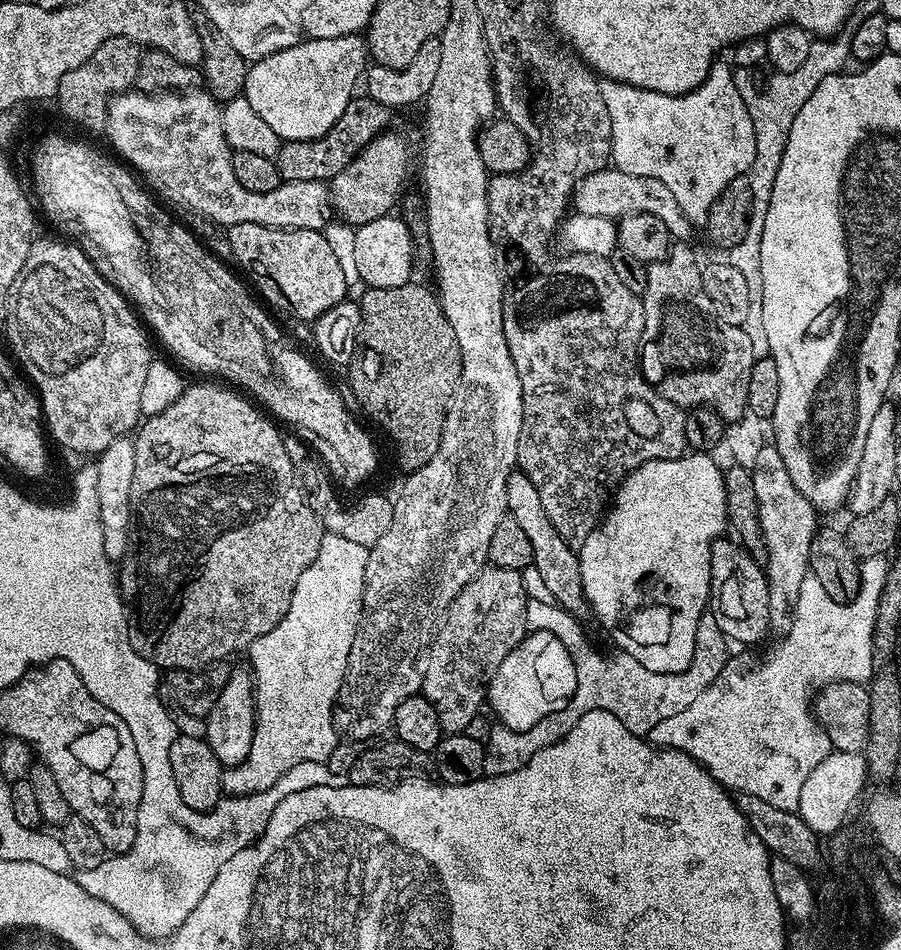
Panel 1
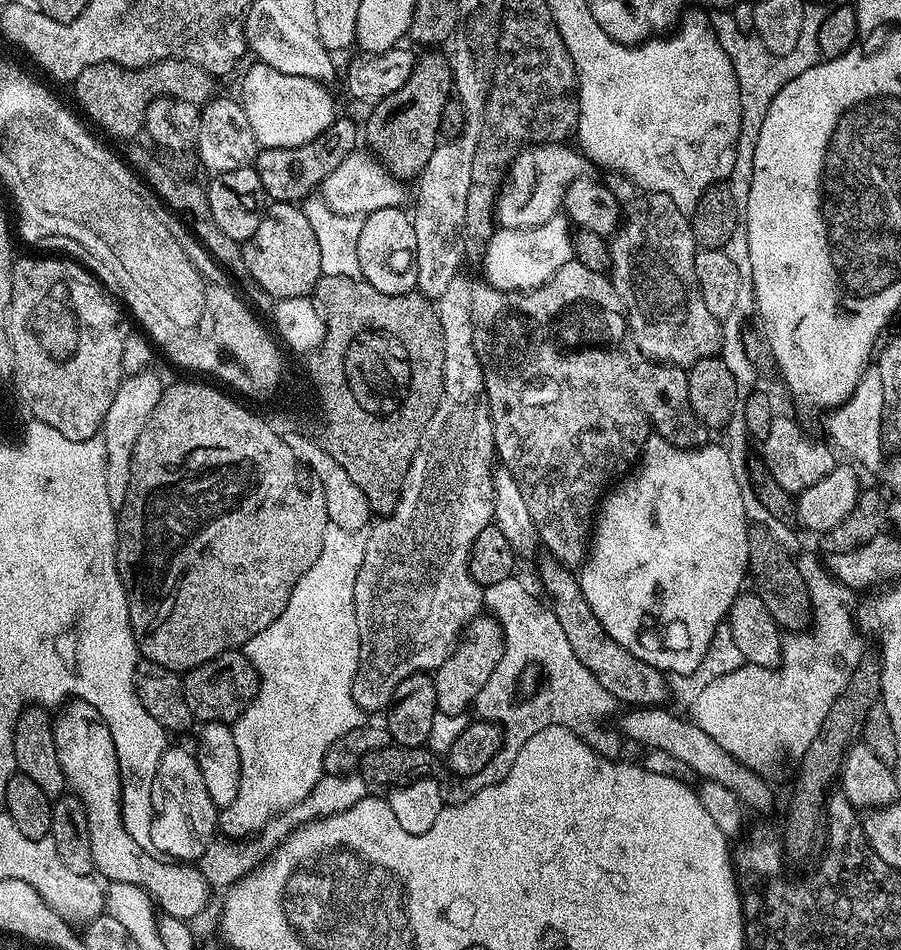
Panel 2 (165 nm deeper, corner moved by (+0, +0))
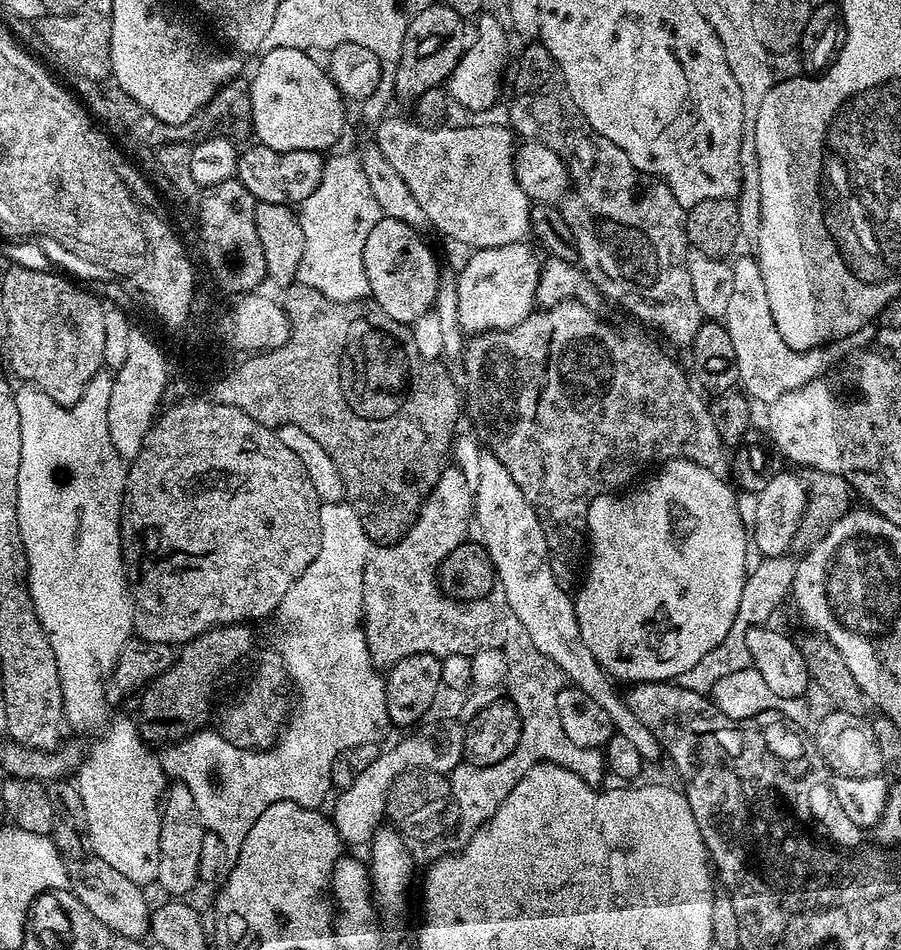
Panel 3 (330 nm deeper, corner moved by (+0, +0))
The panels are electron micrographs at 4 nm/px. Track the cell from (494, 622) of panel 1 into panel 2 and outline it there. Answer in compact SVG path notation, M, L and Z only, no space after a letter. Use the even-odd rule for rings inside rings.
M481 614L470 621L460 637L452 656L434 673L434 690L436 691L436 706L439 711L446 714L467 713L473 707L478 698L478 690L486 686L490 674L494 674L494 666L498 666L500 655L504 652L504 630L497 618L491 614Z

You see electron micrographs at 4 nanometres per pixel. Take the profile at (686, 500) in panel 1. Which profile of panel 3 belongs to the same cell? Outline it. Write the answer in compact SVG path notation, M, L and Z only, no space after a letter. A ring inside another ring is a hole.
M664 460L661 465L661 468L645 484L637 483L632 486L637 486L637 488L629 487L619 494L615 491L605 492L603 496L595 496L589 502L586 517L588 573L585 574L584 581L582 581L582 576L579 581L580 589L574 592L578 630L581 631L582 642L586 644L586 648L590 650L613 681L628 680L629 685L645 684L655 680L672 682L677 678L682 678L686 674L686 670L690 670L698 662L702 662L702 658L706 658L706 654L710 654L710 650L714 650L714 646L718 646L722 642L722 638L726 638L726 634L730 634L730 626L737 624L740 616L738 604L750 551L750 536L740 517L738 496L737 493L732 493L733 485L731 483L728 485L722 477L715 476L712 468L695 464L689 460Z

